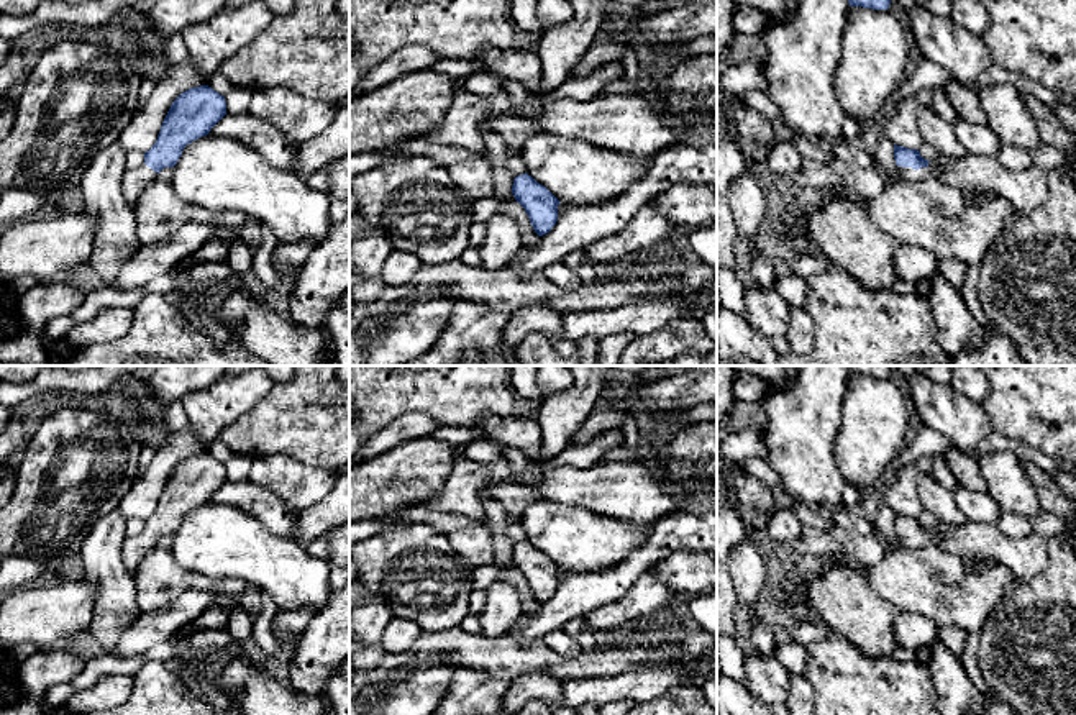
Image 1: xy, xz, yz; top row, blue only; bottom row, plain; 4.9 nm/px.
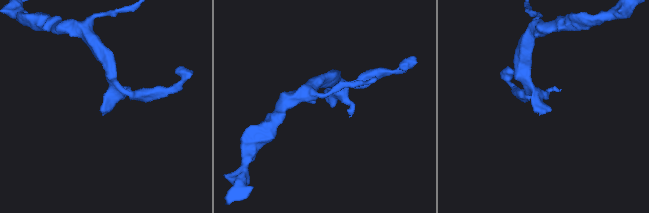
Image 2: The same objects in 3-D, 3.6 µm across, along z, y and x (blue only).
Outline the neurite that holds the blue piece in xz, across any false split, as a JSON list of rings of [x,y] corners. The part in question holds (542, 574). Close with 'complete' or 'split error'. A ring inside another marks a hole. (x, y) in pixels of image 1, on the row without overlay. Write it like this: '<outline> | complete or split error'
[[[527,540],[513,546],[512,561],[525,576],[535,600],[538,603],[549,600],[558,589],[561,569]]] | complete

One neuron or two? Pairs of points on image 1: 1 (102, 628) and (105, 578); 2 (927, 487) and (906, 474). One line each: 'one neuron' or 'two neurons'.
1: one neuron
2: two neurons

